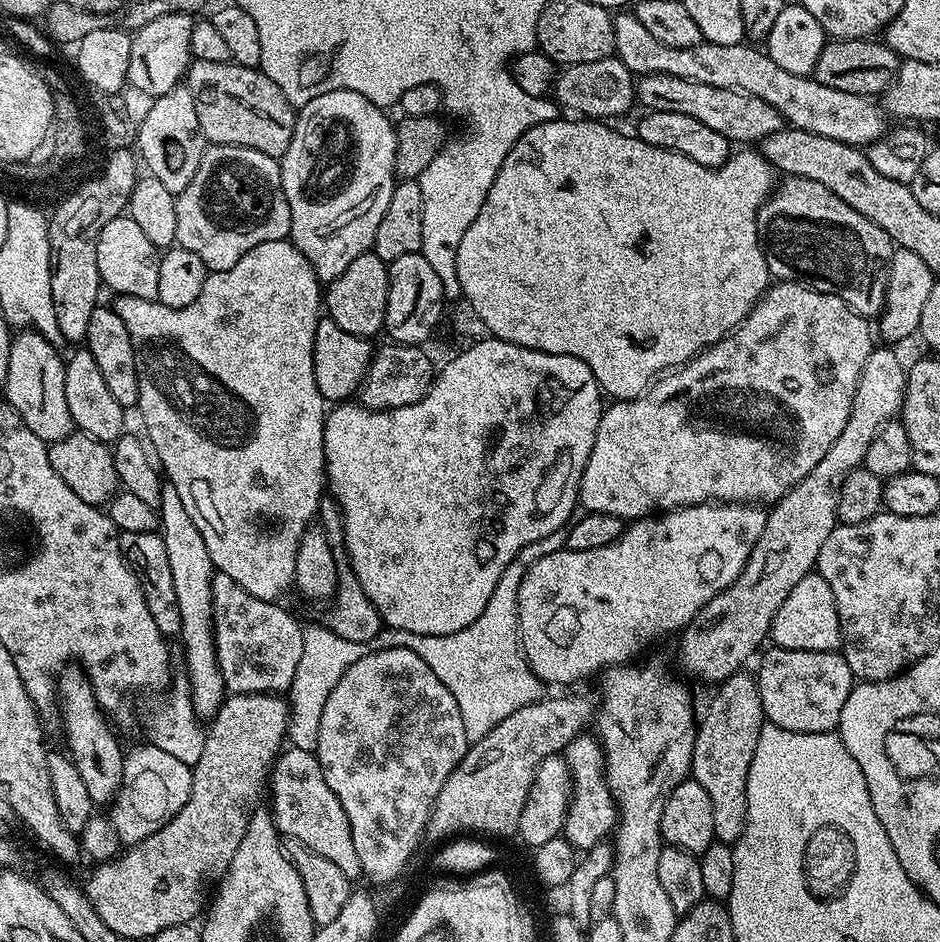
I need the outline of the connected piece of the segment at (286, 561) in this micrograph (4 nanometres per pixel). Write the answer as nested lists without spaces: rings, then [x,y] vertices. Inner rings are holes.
[[[286,239],[262,242],[262,246],[246,250],[246,254],[242,254],[242,258],[238,258],[238,262],[230,266],[230,270],[209,272],[202,286],[202,294],[198,294],[198,298],[194,298],[190,306],[171,308],[161,304],[157,299],[147,300],[133,296],[117,295],[115,299],[116,313],[122,318],[122,322],[126,322],[126,330],[130,330],[136,355],[136,373],[140,376],[138,409],[140,408],[140,416],[144,419],[144,428],[148,431],[146,440],[167,483],[172,484],[174,490],[178,490],[178,498],[182,498],[186,514],[190,514],[194,526],[198,526],[202,542],[206,542],[206,550],[212,559],[213,569],[222,574],[230,574],[230,578],[234,578],[234,582],[238,582],[242,590],[254,594],[254,598],[275,601],[280,598],[276,596],[282,595],[288,587],[289,589],[293,587],[296,579],[298,546],[302,542],[304,531],[315,521],[312,519],[320,508],[320,499],[326,496],[324,466],[326,401],[316,385],[312,361],[314,334],[322,318],[322,282],[291,239]]]

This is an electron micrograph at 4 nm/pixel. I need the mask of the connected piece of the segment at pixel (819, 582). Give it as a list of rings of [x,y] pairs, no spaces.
[[[809,572],[798,586],[794,586],[774,614],[770,640],[775,647],[790,650],[818,650],[819,652],[835,652],[841,647],[840,623],[838,610],[834,602],[834,594],[819,572]]]

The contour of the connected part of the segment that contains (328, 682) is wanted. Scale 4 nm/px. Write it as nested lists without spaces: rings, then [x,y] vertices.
[[[305,623],[302,630],[301,661],[298,662],[294,682],[291,683],[288,691],[289,721],[286,738],[291,747],[315,753],[322,710],[326,706],[330,692],[341,680],[342,674],[358,662],[358,659],[377,652],[372,648],[372,639],[384,640],[384,634],[380,630],[367,642],[353,642],[337,636],[327,625],[321,623],[320,625]]]

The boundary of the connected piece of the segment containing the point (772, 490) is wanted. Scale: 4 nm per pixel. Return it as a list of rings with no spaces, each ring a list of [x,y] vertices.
[[[791,280],[773,283],[750,310],[748,317],[738,327],[733,328],[729,335],[721,338],[717,344],[711,344],[688,363],[661,375],[655,383],[645,388],[633,400],[618,400],[609,403],[609,408],[607,405],[601,411],[594,446],[590,450],[590,458],[586,462],[580,479],[579,507],[584,508],[585,513],[597,512],[621,518],[643,518],[667,512],[673,508],[689,508],[691,504],[759,502],[761,505],[768,506],[780,500],[798,482],[802,482],[802,478],[806,478],[806,474],[810,474],[810,470],[814,470],[818,462],[822,462],[826,450],[834,446],[834,438],[838,438],[838,434],[842,434],[842,426],[846,426],[846,418],[850,418],[850,406],[854,400],[858,378],[862,374],[862,366],[866,366],[866,358],[872,353],[874,347],[874,341],[872,341],[874,332],[873,329],[872,332],[868,329],[868,324],[869,321],[865,317],[850,310],[850,306],[846,306],[846,302],[842,302],[842,298],[834,294],[819,292],[806,284]]]

